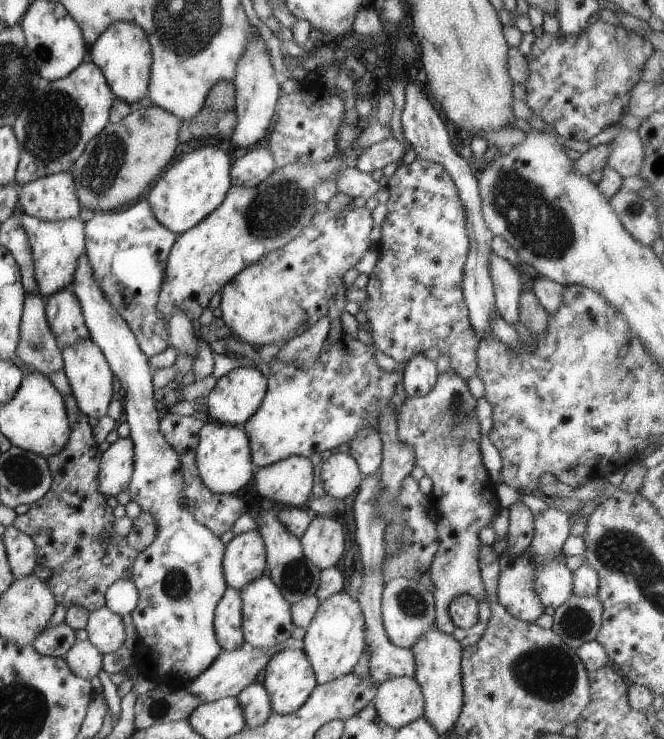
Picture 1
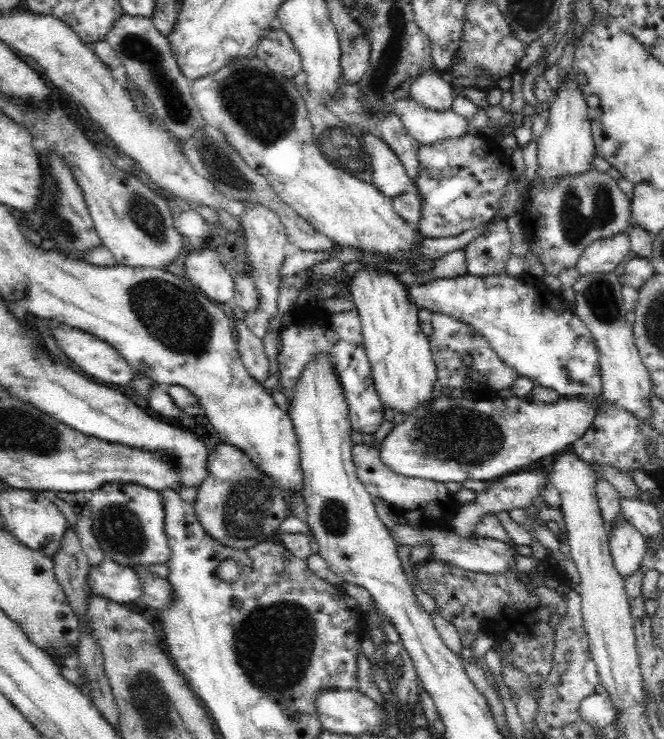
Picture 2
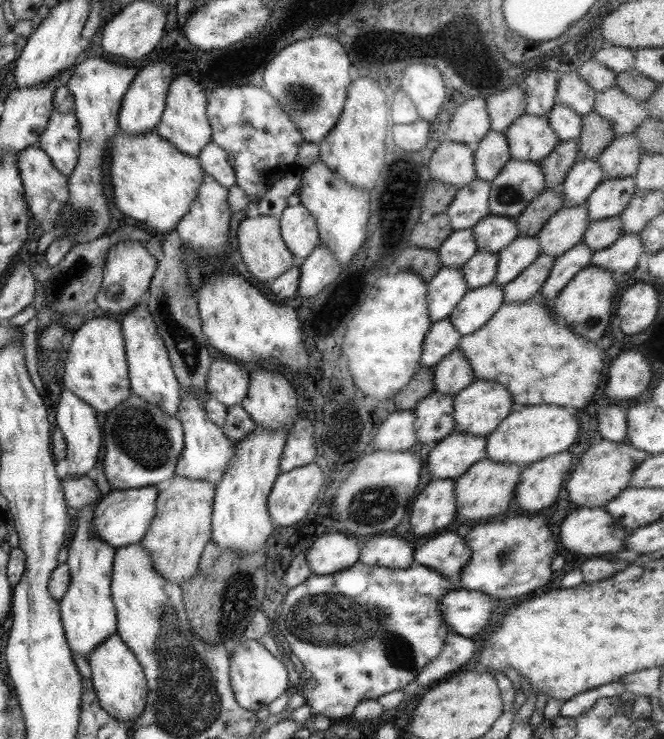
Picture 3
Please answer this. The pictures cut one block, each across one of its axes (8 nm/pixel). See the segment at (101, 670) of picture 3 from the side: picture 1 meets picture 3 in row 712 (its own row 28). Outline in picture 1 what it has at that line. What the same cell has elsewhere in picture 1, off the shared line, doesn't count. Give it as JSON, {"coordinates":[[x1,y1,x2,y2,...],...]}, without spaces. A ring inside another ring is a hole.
{"coordinates":[[117,19,107,24,97,40,88,47,86,58,99,66,114,98,119,98,135,107,140,98,147,96,151,52,147,36,141,26,125,22,124,19]]}

